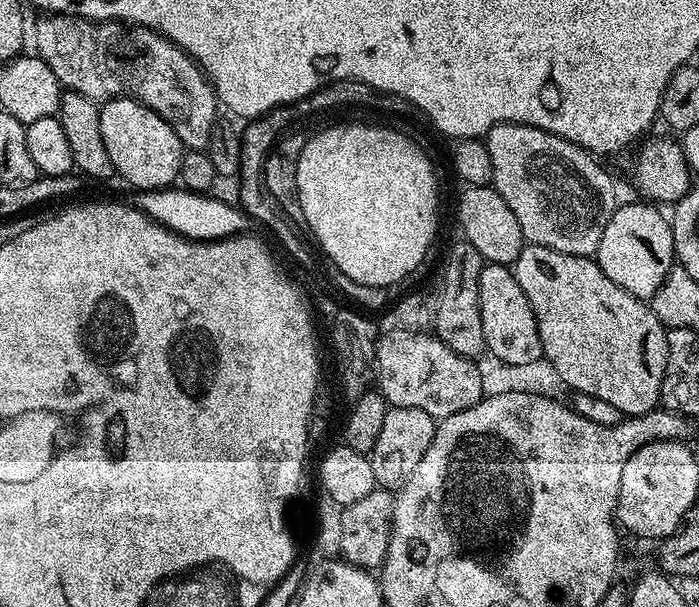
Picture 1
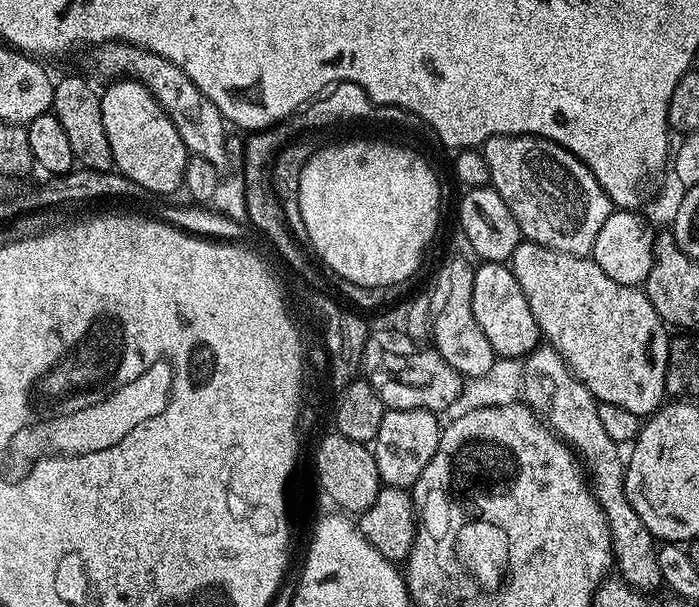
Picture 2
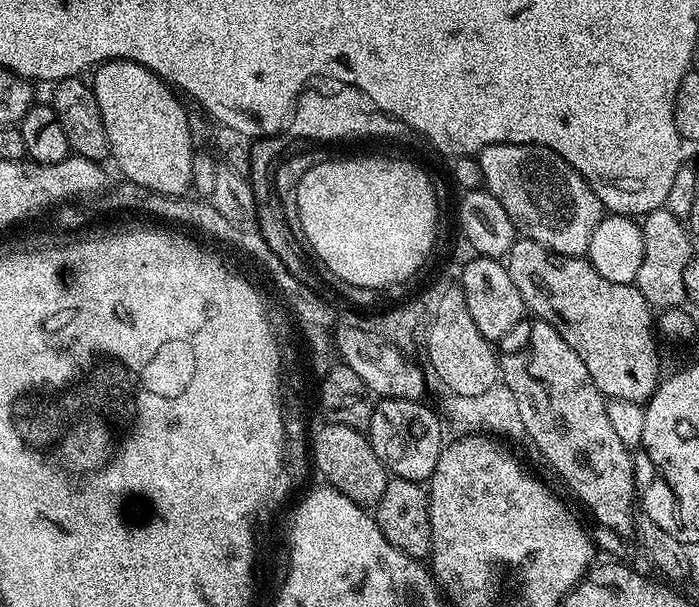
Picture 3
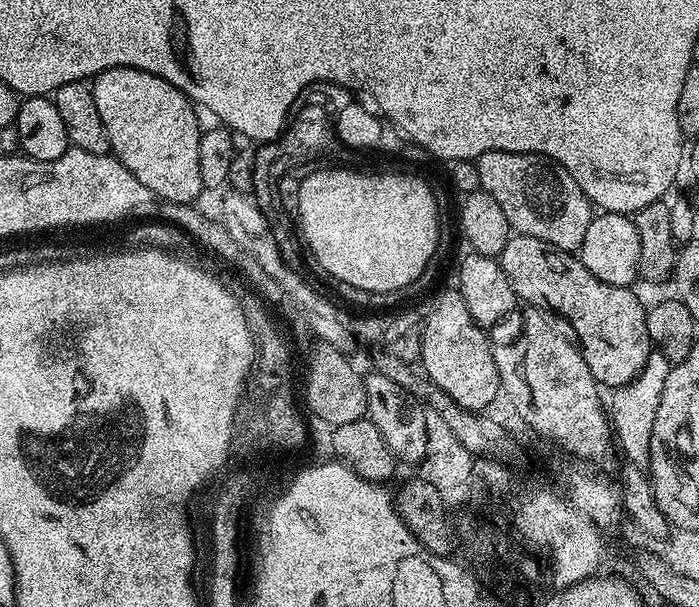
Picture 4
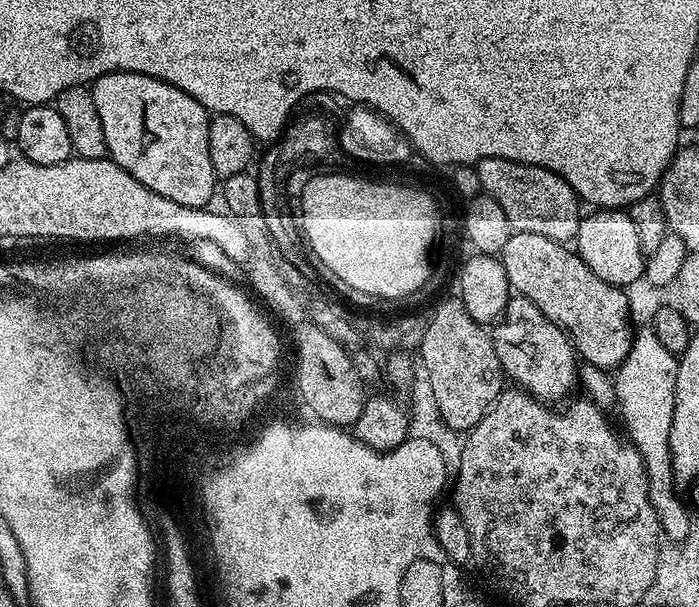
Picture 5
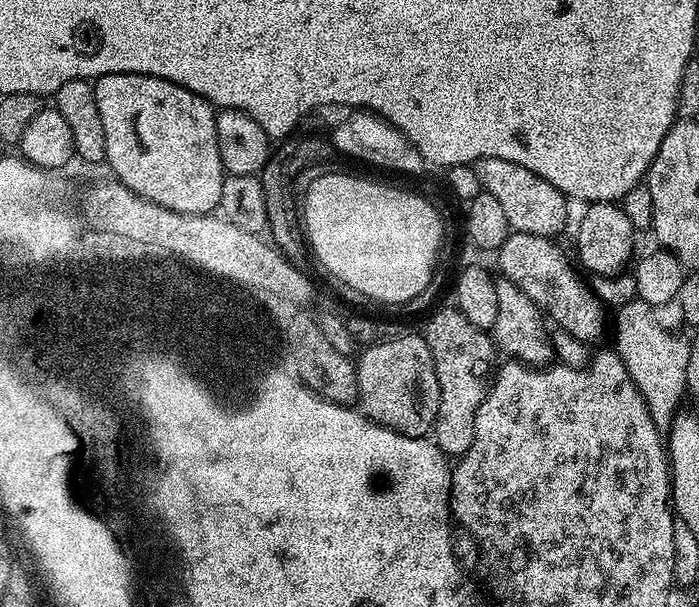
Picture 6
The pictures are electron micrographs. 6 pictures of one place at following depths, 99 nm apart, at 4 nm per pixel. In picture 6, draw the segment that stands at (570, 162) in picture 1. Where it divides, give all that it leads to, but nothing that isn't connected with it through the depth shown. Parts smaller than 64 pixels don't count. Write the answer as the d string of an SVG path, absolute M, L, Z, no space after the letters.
M482 158L474 167L482 191L491 194L502 205L511 231L552 238L557 235L555 232L563 230L570 204L557 188L546 182L546 178L538 178L538 174L526 170L526 166L514 166L514 162L506 162L506 158Z

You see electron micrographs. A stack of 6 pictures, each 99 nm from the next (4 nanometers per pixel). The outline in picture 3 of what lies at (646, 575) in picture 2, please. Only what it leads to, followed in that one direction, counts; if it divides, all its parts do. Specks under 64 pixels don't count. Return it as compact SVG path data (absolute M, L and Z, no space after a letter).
M535 319L526 344L500 360L503 385L512 394L518 420L525 428L528 440L538 448L543 458L564 480L573 494L588 508L599 527L614 529L620 535L629 535L636 526L635 461L631 451L619 440L611 427L607 399L594 385L586 364L574 353L573 347L549 323Z

